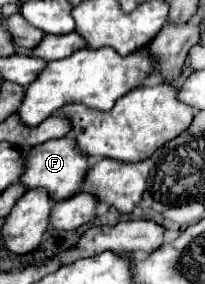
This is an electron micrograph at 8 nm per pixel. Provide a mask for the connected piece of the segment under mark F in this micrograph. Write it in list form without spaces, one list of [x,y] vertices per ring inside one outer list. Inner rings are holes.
[[[67,135],[61,139],[51,139],[47,143],[35,145],[31,149],[21,183],[29,189],[31,187],[45,187],[49,191],[51,199],[57,203],[57,201],[73,197],[75,193],[81,191],[83,173],[87,173],[89,167],[91,167],[91,159],[83,157],[83,153],[79,153],[79,149],[75,149],[75,135]]]

